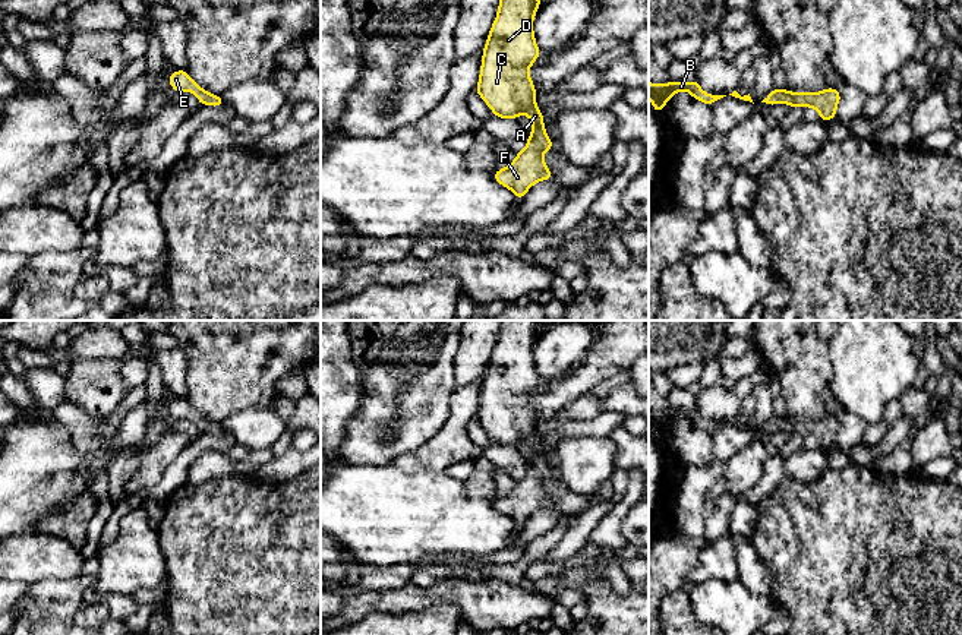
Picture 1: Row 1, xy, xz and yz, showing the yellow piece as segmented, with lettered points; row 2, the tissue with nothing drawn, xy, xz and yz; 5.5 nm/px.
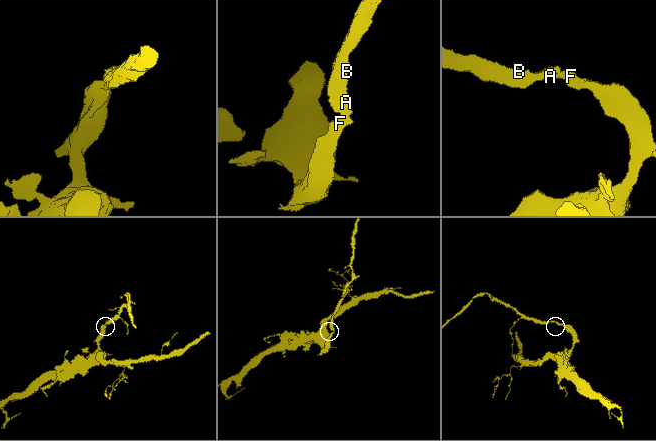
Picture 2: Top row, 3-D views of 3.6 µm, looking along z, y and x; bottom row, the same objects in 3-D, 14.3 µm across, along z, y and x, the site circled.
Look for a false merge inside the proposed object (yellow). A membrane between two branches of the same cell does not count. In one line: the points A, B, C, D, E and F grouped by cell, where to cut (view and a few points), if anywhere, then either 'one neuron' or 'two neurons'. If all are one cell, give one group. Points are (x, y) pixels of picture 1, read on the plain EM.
groups A B C D E F; cut none; one neuron

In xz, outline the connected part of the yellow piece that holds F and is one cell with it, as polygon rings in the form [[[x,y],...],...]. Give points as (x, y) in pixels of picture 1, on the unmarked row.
[[[502,320],[499,326],[498,341],[485,370],[482,394],[476,420],[492,437],[498,446],[515,446],[526,442],[533,449],[532,461],[526,476],[515,481],[514,489],[493,500],[493,506],[504,515],[510,516],[520,528],[524,527],[527,518],[542,509],[552,508],[552,500],[545,492],[543,480],[553,476],[549,467],[540,437],[536,433],[536,416],[530,407],[530,394],[540,383],[540,377],[534,367],[533,347],[542,331],[536,320]]]

